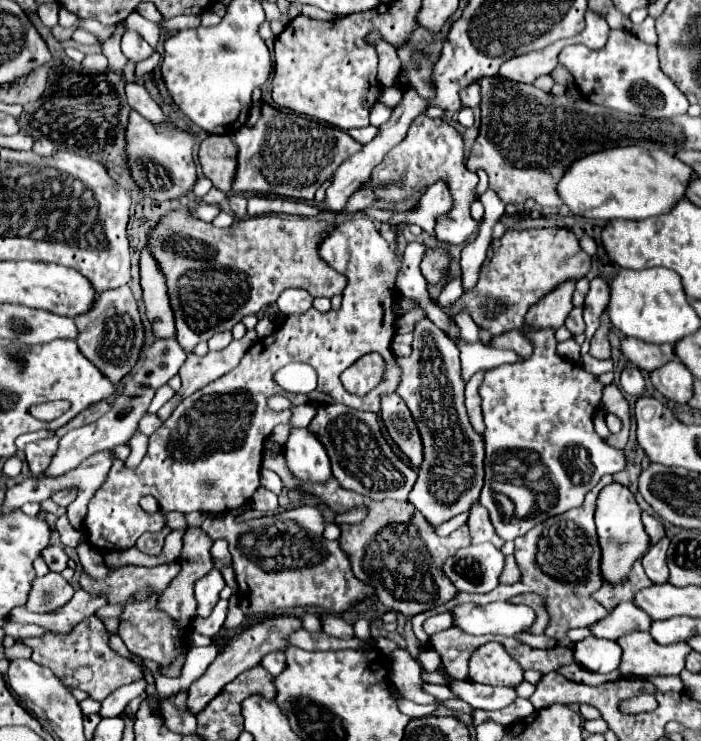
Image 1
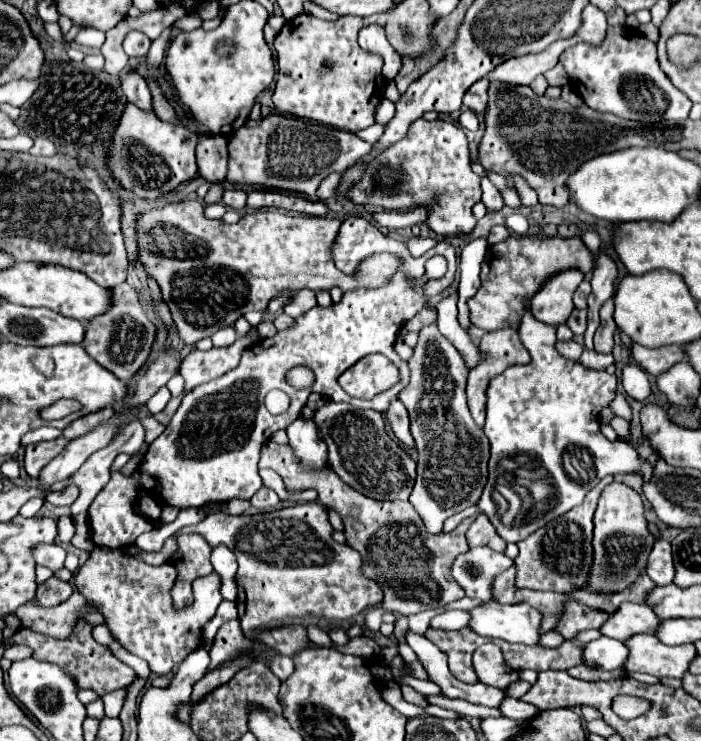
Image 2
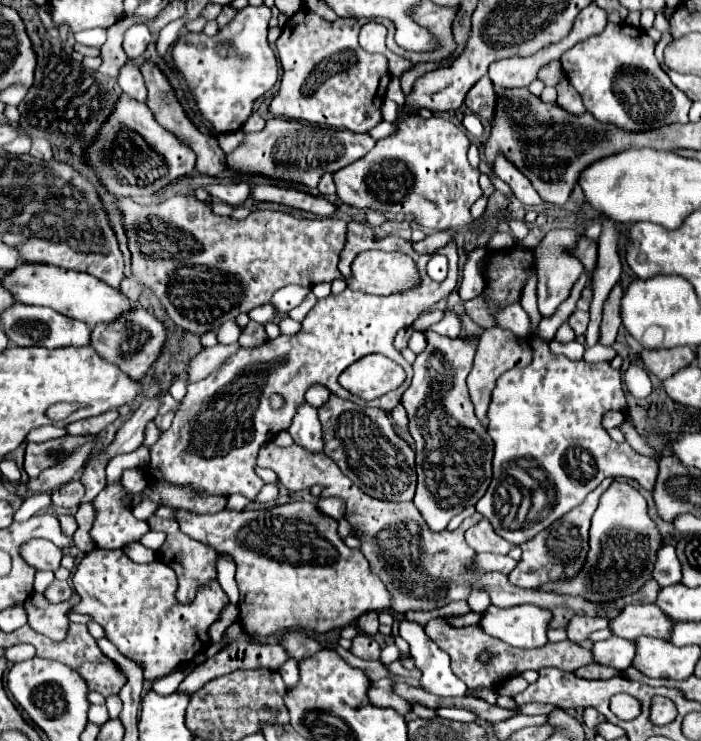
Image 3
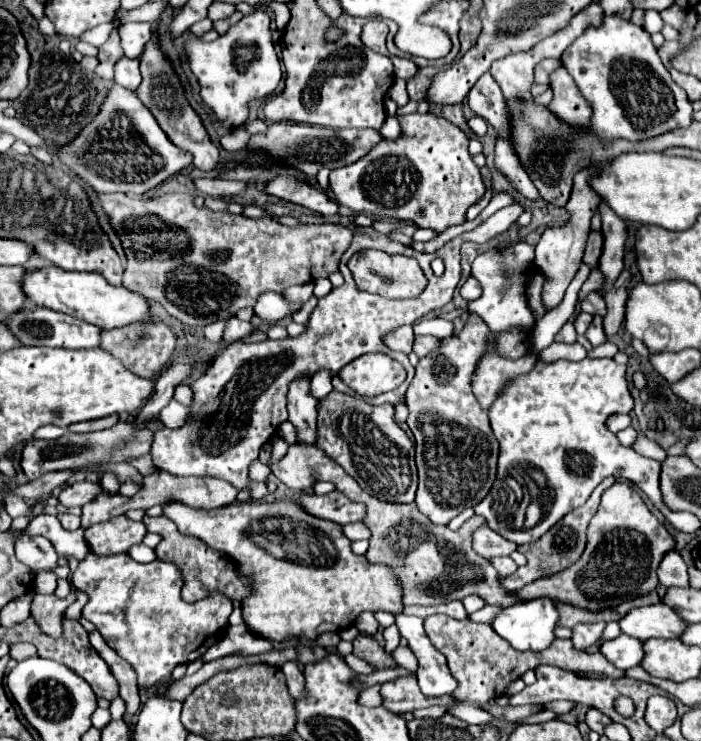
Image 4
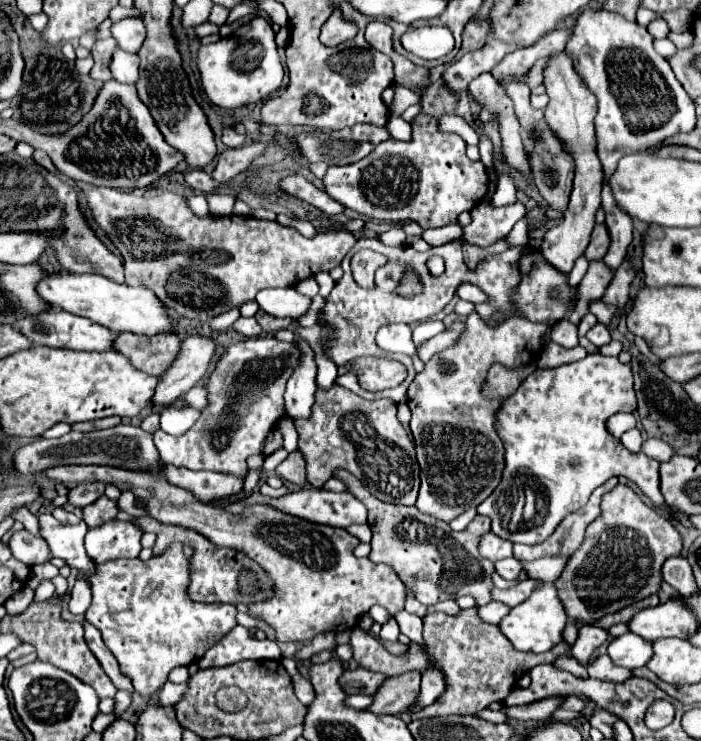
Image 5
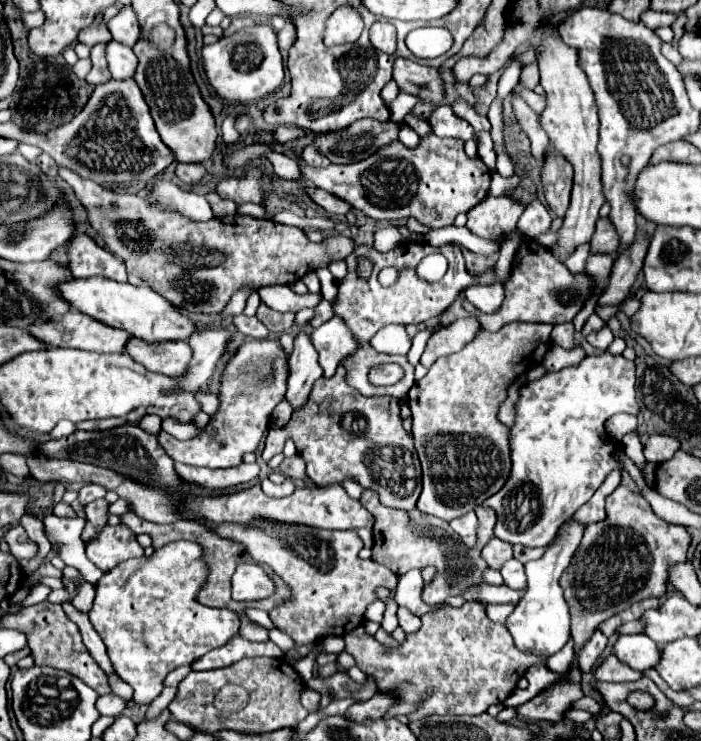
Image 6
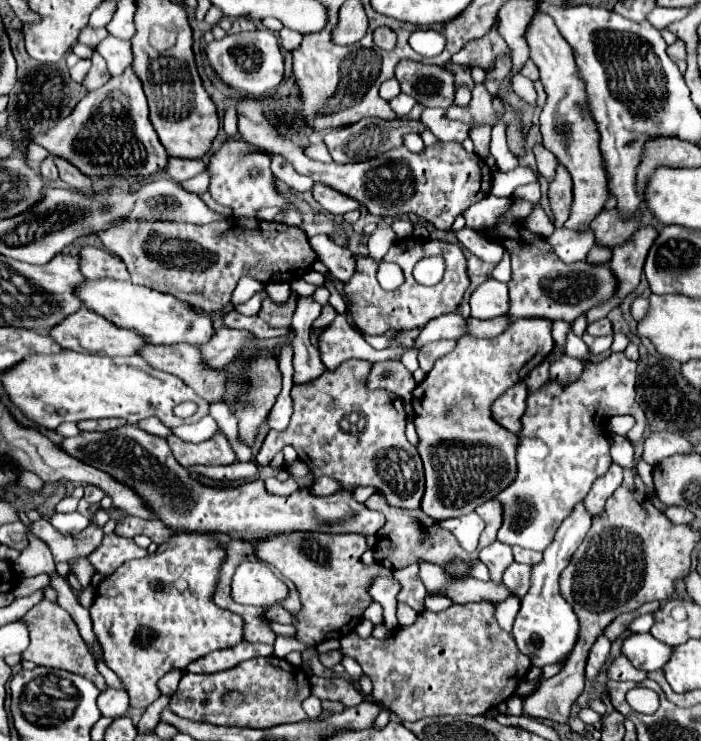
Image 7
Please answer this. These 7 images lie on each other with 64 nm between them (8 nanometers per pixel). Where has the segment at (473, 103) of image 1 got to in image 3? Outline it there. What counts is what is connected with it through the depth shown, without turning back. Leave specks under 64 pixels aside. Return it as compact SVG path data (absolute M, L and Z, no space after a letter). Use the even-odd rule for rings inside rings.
M482 76L466 94L466 106L478 114L480 118L492 120L494 108L496 108L496 92L492 86L492 80L488 76Z

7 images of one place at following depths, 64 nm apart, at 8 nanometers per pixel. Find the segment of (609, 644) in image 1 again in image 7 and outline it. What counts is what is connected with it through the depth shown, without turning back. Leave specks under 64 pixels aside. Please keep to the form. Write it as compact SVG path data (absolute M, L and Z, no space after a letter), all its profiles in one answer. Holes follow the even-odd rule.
M650 632L646 634L632 634L622 644L622 654L630 658L630 662L636 668L642 668L644 672L650 670L662 670L666 662L670 660L674 648L656 640Z

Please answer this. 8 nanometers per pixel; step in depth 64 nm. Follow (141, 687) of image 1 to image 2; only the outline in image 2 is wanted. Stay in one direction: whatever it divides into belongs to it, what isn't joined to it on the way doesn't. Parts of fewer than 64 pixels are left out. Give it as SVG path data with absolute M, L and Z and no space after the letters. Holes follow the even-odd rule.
M116 690L116 692L106 694L106 696L102 698L104 708L106 708L106 716L118 718L118 714L120 714L120 710L122 710L122 706L124 706L124 694L126 694L124 690Z

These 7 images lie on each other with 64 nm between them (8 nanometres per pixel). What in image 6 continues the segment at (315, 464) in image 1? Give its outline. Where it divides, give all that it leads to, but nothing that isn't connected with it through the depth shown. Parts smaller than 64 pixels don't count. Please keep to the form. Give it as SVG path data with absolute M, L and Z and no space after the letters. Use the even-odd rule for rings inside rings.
M304 308L296 312L296 326L300 332L294 338L294 352L290 356L290 376L288 376L288 390L286 398L290 400L292 408L300 408L306 404L306 396L310 394L312 384L322 376L322 366L318 364L318 352L306 334L308 320L314 316L314 308Z

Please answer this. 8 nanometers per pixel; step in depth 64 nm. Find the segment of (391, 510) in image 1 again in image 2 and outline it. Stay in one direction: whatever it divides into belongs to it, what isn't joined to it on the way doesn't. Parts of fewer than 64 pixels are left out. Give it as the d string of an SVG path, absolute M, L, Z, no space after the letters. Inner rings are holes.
M266 442L262 446L258 466L276 470L282 476L286 490L290 492L308 488L318 490L320 504L336 510L342 516L348 546L354 546L362 554L364 574L372 580L378 580L380 588L384 590L384 610L410 616L460 600L460 586L456 580L452 580L452 564L460 554L460 544L466 544L464 532L472 524L474 516L464 520L456 530L448 534L428 534L422 518L410 502L380 502L366 498L364 494L342 482L330 466L310 472L310 468L304 468L298 462L300 460L294 456L290 446Z

